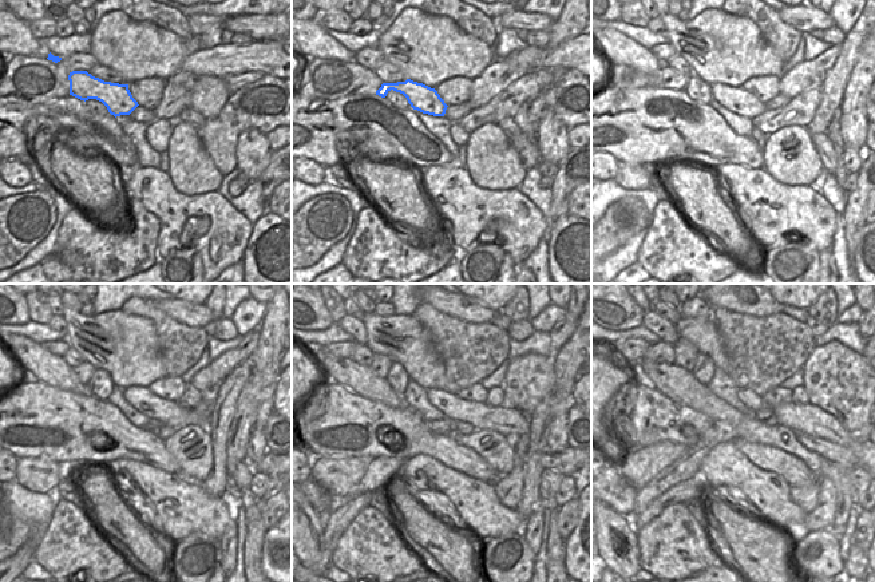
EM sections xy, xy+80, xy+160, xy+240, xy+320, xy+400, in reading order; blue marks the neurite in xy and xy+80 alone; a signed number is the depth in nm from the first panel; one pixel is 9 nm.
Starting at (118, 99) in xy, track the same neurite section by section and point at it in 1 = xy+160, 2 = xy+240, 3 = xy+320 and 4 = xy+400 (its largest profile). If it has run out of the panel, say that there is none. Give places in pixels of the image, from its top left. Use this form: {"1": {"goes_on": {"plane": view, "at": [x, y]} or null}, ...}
{"1": {"goes_on": {"plane": "xy+160", "at": [736, 99]}}, "2": {"goes_on": {"plane": "xy+240", "at": [139, 398]}}, "3": {"goes_on": {"plane": "xy+320", "at": [509, 422]}}, "4": {"goes_on": {"plane": "xy+400", "at": [810, 419]}}}

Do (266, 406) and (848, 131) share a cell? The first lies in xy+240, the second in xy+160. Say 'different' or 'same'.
same

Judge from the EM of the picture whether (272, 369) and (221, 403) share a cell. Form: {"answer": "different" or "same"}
{"answer": "different"}

